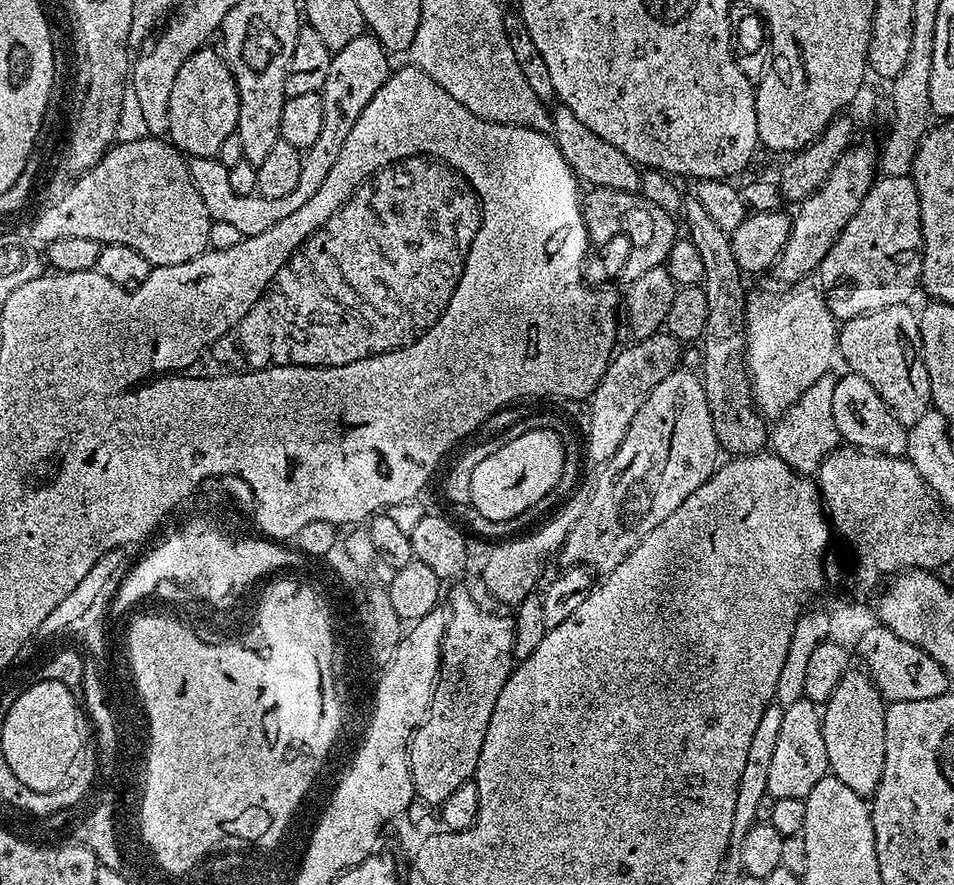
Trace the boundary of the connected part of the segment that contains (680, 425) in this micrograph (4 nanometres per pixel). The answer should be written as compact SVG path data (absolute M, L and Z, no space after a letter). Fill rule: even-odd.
M692 370L671 372L665 380L658 382L658 386L654 386L654 390L650 390L646 402L638 406L638 414L634 414L626 438L622 438L616 453L597 471L600 473L588 492L586 510L582 510L582 518L578 518L570 530L562 556L568 562L587 566L593 573L606 574L614 570L614 566L618 566L630 550L637 548L654 526L666 522L666 518L670 518L670 514L674 514L674 510L678 510L678 506L682 506L682 502L686 502L702 482L716 473L716 452L720 451L701 377Z

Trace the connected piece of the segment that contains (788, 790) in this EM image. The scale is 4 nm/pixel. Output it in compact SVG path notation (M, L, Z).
M801 698L793 704L783 705L782 726L778 742L774 742L774 758L770 758L768 796L772 800L798 798L804 800L819 780L829 775L826 745L823 742L821 709L814 702Z

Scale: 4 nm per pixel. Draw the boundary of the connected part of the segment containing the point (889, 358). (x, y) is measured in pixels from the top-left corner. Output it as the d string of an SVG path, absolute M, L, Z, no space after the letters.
M899 304L880 312L869 312L867 316L856 316L845 321L838 332L838 352L848 363L847 371L866 378L866 382L878 390L882 402L886 402L898 422L907 429L933 407L930 374L922 350L920 318L910 309L908 304Z

